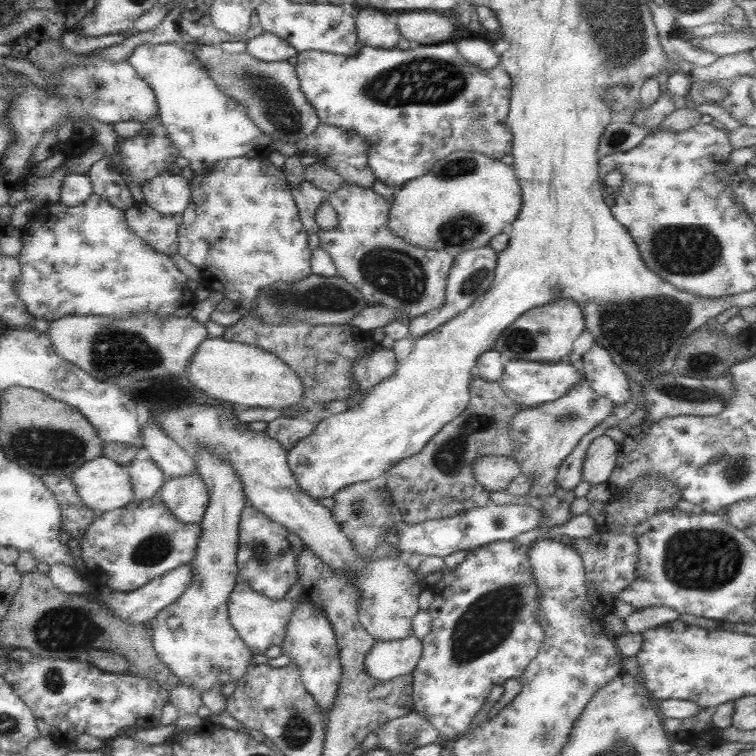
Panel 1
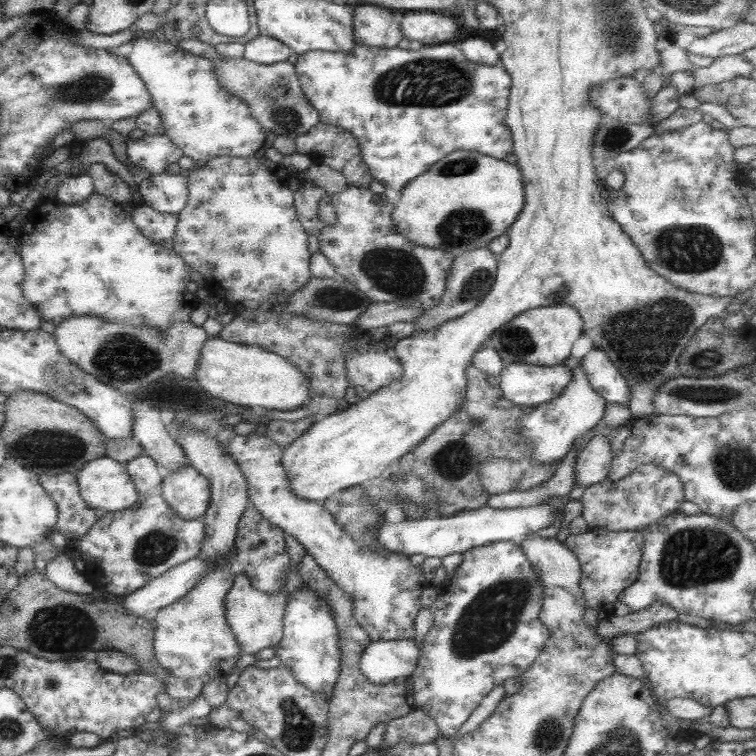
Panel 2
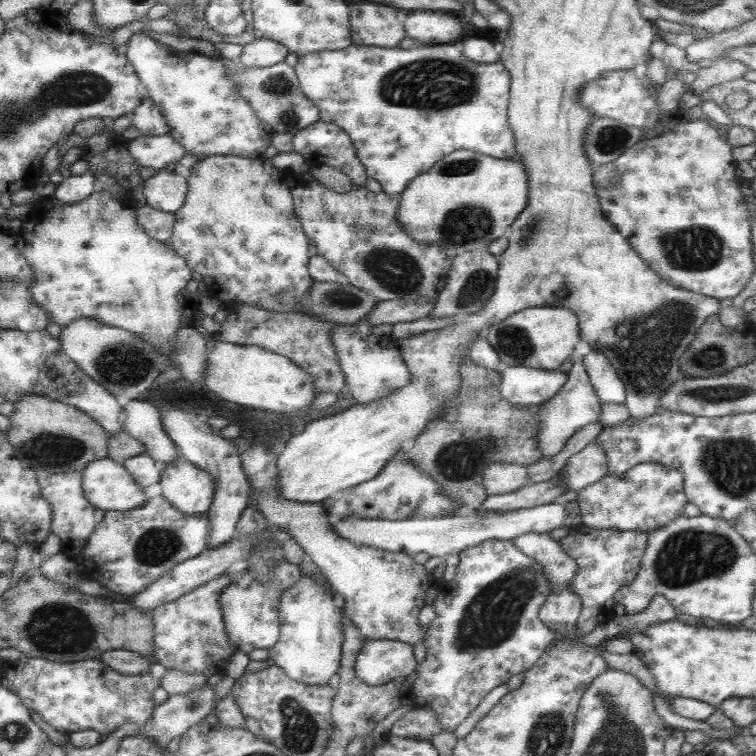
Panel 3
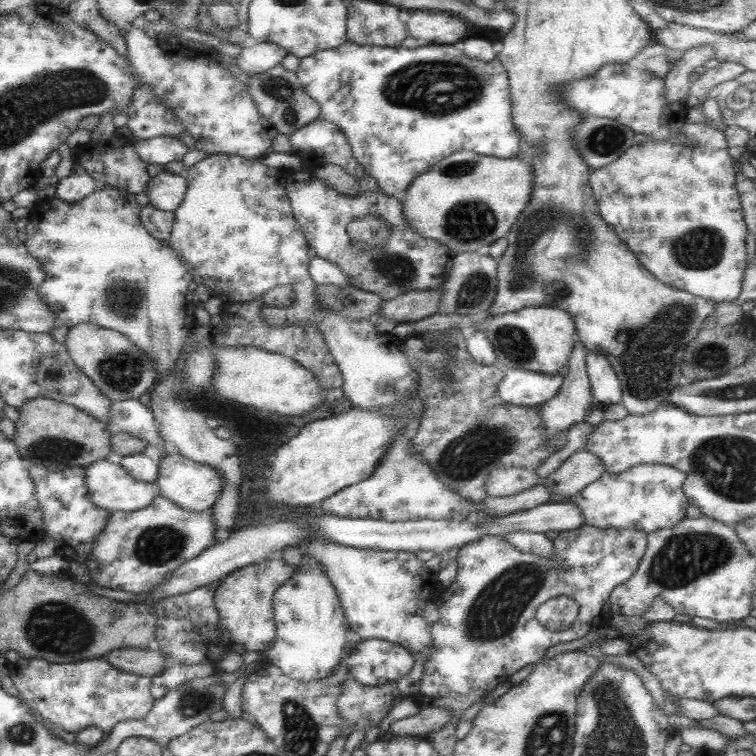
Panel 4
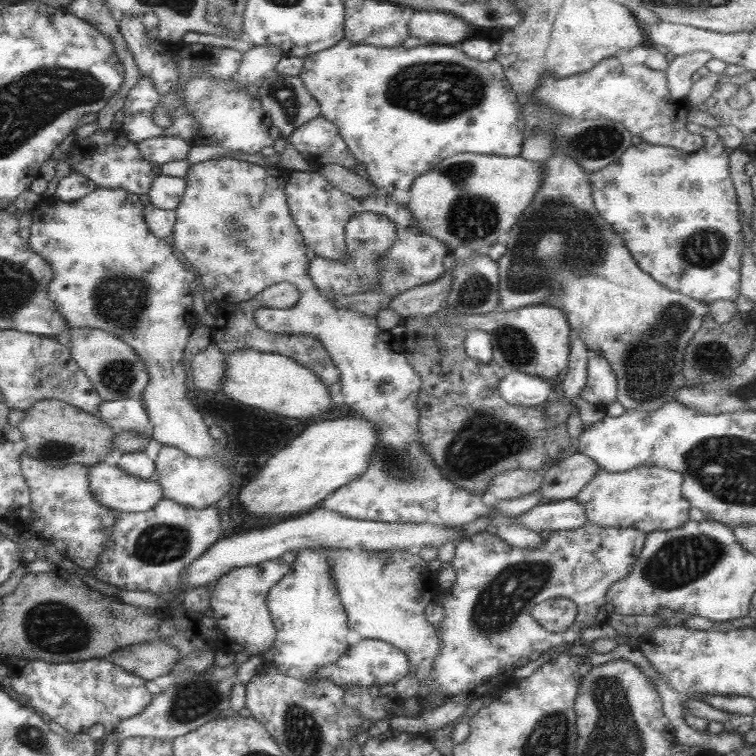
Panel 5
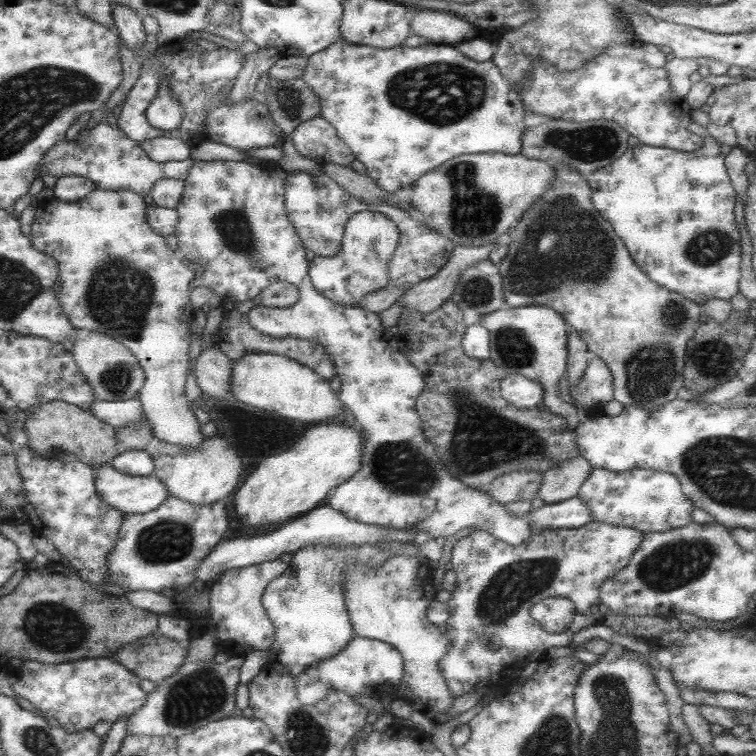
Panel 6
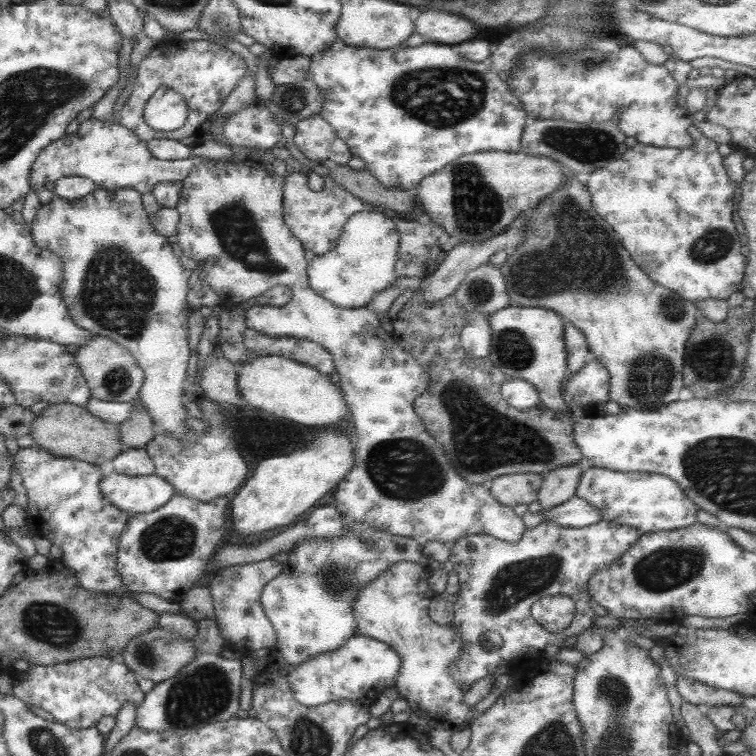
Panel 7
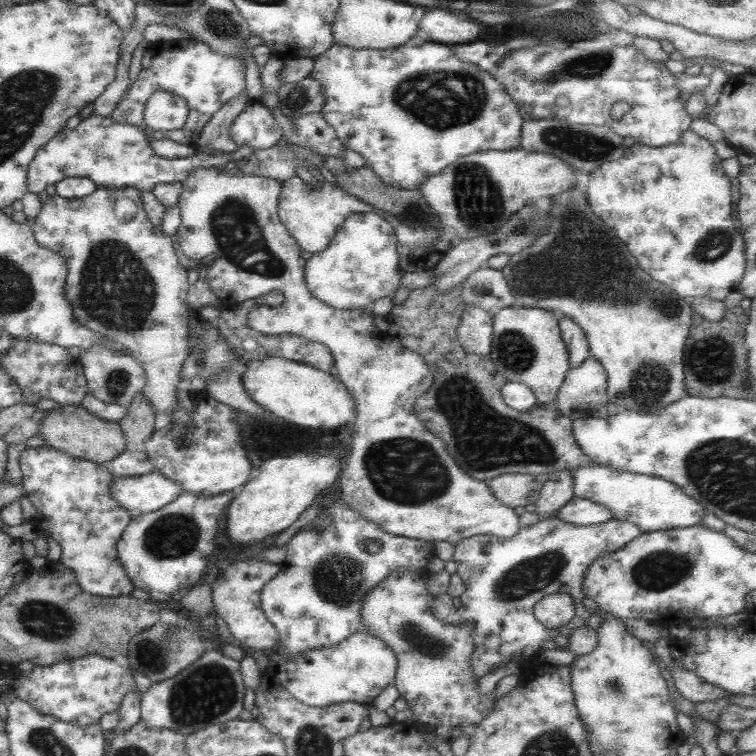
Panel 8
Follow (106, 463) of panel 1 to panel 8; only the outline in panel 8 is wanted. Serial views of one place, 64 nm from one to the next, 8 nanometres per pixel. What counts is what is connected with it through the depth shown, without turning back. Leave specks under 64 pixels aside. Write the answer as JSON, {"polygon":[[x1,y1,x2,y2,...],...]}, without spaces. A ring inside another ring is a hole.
{"polygon":[[155,470,139,476,111,476,109,482,111,497,132,518,169,504,181,491,177,483]]}

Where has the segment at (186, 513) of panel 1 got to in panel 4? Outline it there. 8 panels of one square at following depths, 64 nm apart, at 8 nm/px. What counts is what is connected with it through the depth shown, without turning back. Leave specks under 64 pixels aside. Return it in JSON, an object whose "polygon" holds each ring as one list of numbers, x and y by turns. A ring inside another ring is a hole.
{"polygon":[[171,449,166,451,163,457,159,458,158,464,157,478,153,482,159,488,158,495,165,497,185,511,201,512,211,509,213,502,221,494,223,479,219,475,219,471,215,471,209,465,186,459]]}

